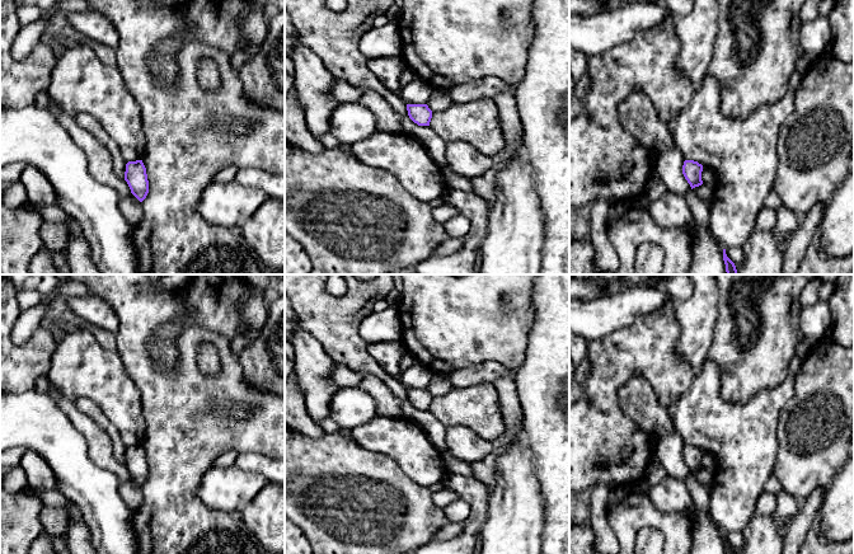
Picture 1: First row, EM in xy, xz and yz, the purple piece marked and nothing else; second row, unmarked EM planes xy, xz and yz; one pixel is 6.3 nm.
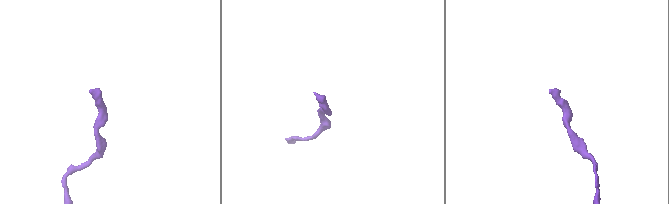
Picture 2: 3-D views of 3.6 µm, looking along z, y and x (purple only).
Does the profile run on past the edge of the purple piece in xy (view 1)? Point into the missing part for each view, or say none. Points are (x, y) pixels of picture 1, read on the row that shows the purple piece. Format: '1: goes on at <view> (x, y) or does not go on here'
1: does not go on here

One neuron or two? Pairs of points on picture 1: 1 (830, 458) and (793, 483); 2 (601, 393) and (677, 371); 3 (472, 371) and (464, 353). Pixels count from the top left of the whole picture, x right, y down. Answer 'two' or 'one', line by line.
1: one
2: one
3: two

